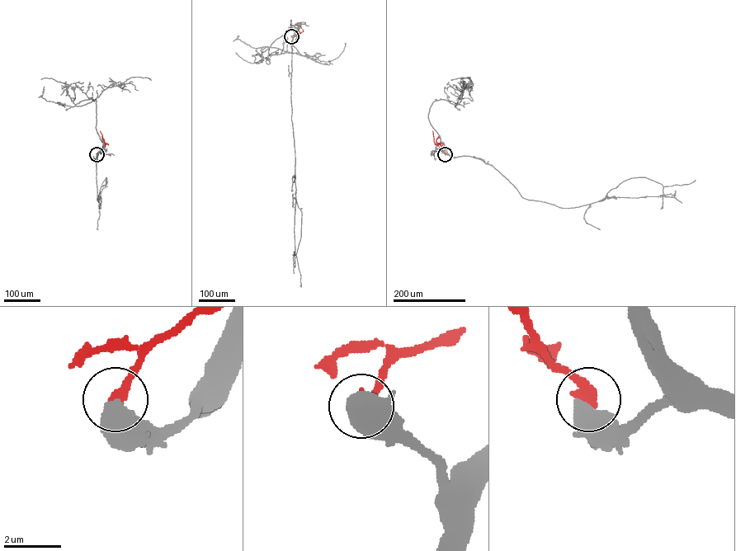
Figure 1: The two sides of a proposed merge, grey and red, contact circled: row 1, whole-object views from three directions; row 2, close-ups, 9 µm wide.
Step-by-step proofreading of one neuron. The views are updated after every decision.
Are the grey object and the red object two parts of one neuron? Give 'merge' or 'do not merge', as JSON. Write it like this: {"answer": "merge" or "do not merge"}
{"answer": "do not merge"}

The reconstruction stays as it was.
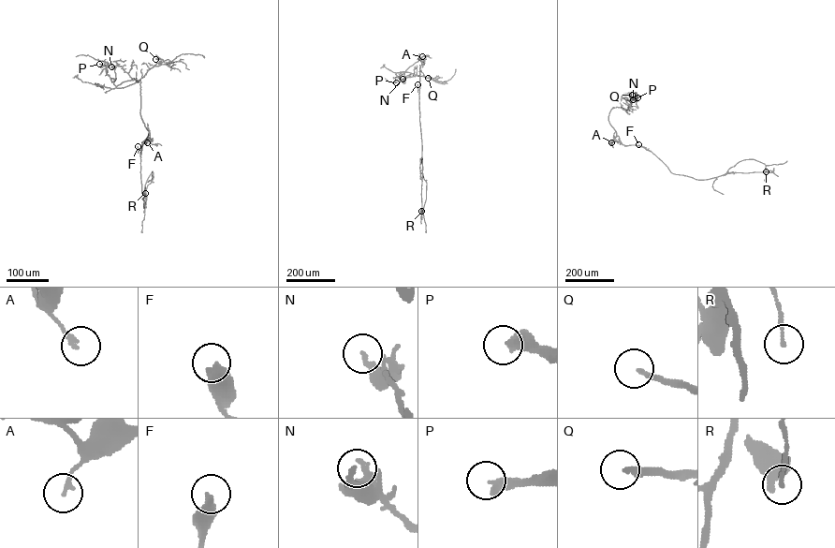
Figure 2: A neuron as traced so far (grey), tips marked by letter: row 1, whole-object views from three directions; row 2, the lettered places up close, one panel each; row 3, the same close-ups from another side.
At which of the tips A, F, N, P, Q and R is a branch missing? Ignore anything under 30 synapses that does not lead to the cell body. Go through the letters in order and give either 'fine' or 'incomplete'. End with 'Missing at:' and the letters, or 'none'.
A: fine
F: fine
N: fine
P: incomplete
Q: incomplete
R: fine
Missing at: P, Q

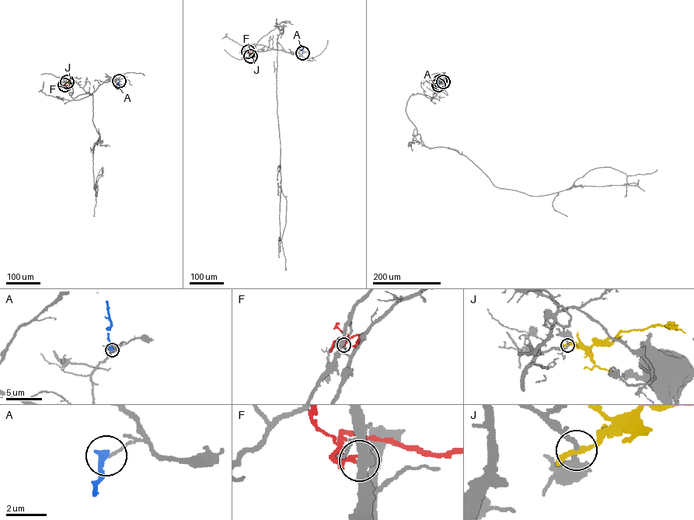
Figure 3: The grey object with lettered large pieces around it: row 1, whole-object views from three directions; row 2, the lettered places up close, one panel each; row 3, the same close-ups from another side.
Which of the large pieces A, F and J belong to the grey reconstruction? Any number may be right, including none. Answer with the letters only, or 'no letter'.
no letter

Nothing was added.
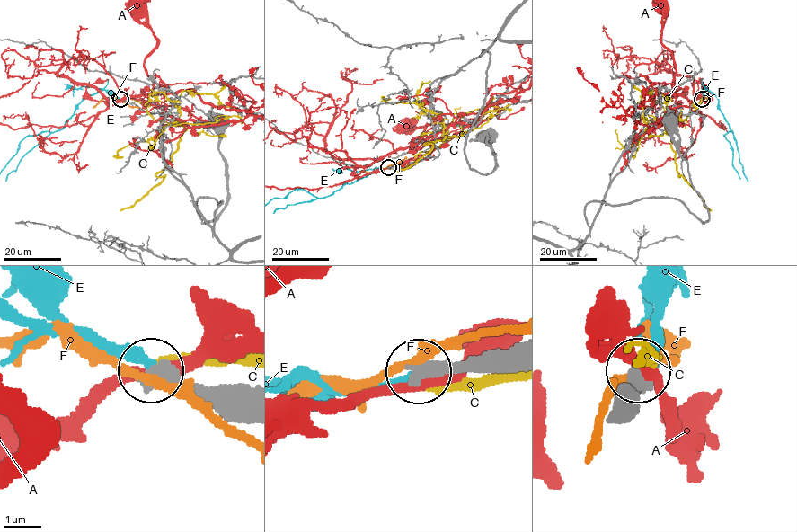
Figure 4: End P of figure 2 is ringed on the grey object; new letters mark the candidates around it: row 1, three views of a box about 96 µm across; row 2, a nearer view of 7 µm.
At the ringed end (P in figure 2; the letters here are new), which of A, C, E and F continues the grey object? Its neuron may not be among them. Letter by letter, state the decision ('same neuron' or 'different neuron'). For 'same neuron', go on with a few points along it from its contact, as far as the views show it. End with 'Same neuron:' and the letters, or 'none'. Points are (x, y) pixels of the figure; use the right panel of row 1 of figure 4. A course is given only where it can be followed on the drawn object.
A: different neuron
C: different neuron
E: same neuron
F: different neuron
Same neuron: E

